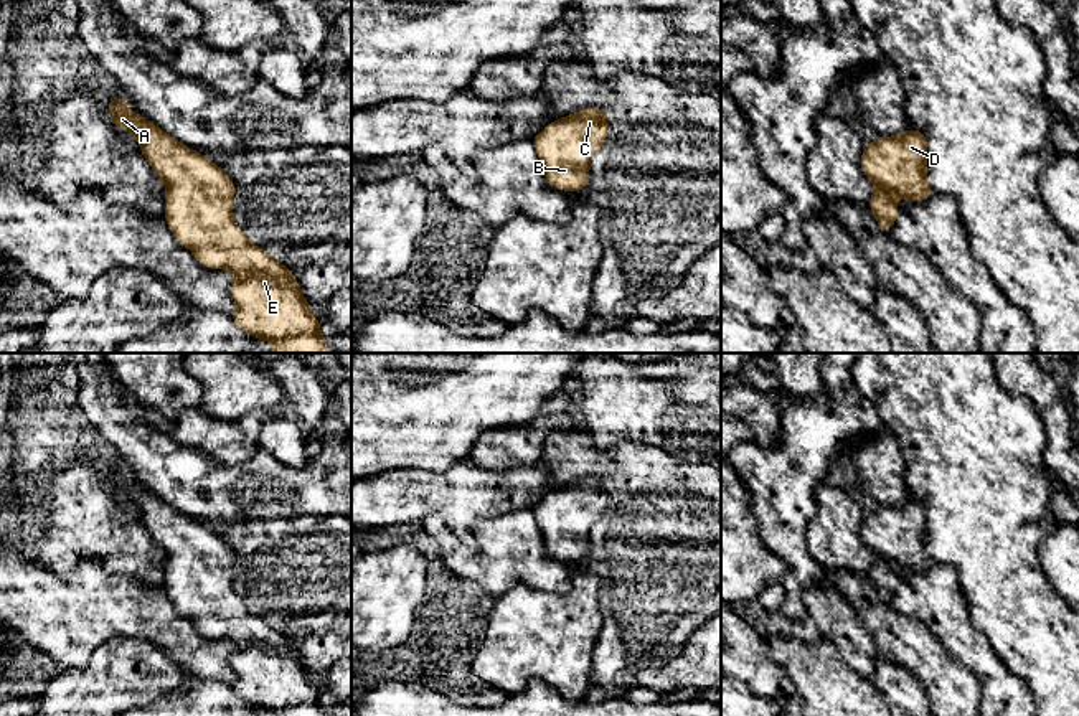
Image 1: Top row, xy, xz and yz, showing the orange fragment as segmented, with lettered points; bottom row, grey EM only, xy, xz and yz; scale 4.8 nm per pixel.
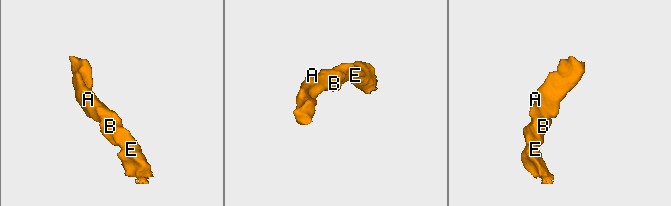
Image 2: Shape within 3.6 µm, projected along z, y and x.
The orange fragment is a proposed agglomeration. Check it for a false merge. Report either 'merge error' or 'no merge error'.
no merge error

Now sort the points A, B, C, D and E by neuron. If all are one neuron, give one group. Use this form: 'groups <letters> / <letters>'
groups A B C D E

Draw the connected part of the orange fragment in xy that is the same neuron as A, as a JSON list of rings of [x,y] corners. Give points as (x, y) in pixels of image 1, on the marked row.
[[[122,94],[106,111],[122,130],[134,134],[150,168],[165,181],[163,214],[168,228],[181,246],[193,251],[203,267],[228,269],[234,274],[233,300],[236,310],[231,322],[259,340],[272,343],[272,353],[330,353],[320,335],[320,320],[304,299],[292,271],[272,259],[264,247],[251,244],[233,216],[234,180],[210,158],[190,148],[153,122],[130,111]]]

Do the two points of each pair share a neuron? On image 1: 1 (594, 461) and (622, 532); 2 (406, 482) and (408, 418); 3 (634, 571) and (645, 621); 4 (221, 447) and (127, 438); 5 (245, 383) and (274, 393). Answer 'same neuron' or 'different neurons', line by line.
1: same neuron
2: different neurons
3: same neuron
4: different neurons
5: same neuron

